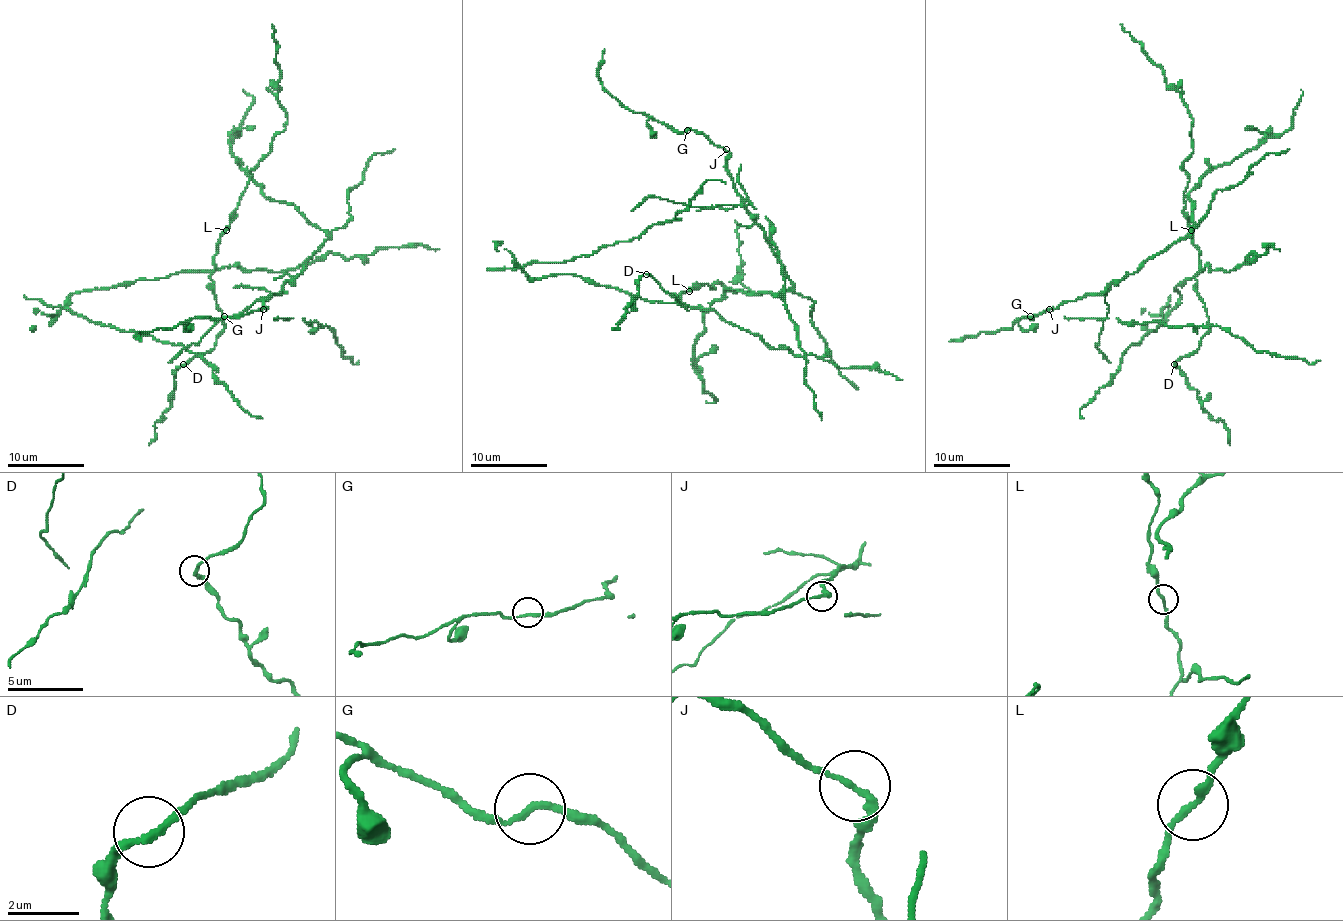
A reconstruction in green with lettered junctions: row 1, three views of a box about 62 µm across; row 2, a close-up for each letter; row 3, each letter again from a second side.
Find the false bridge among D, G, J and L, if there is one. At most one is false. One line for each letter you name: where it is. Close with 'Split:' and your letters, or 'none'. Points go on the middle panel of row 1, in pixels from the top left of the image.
J: at (726, 149)
Split: J

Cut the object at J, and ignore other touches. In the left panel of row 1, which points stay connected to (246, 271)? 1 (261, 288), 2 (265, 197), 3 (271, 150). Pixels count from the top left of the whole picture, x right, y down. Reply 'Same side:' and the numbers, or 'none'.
Same side: 3

